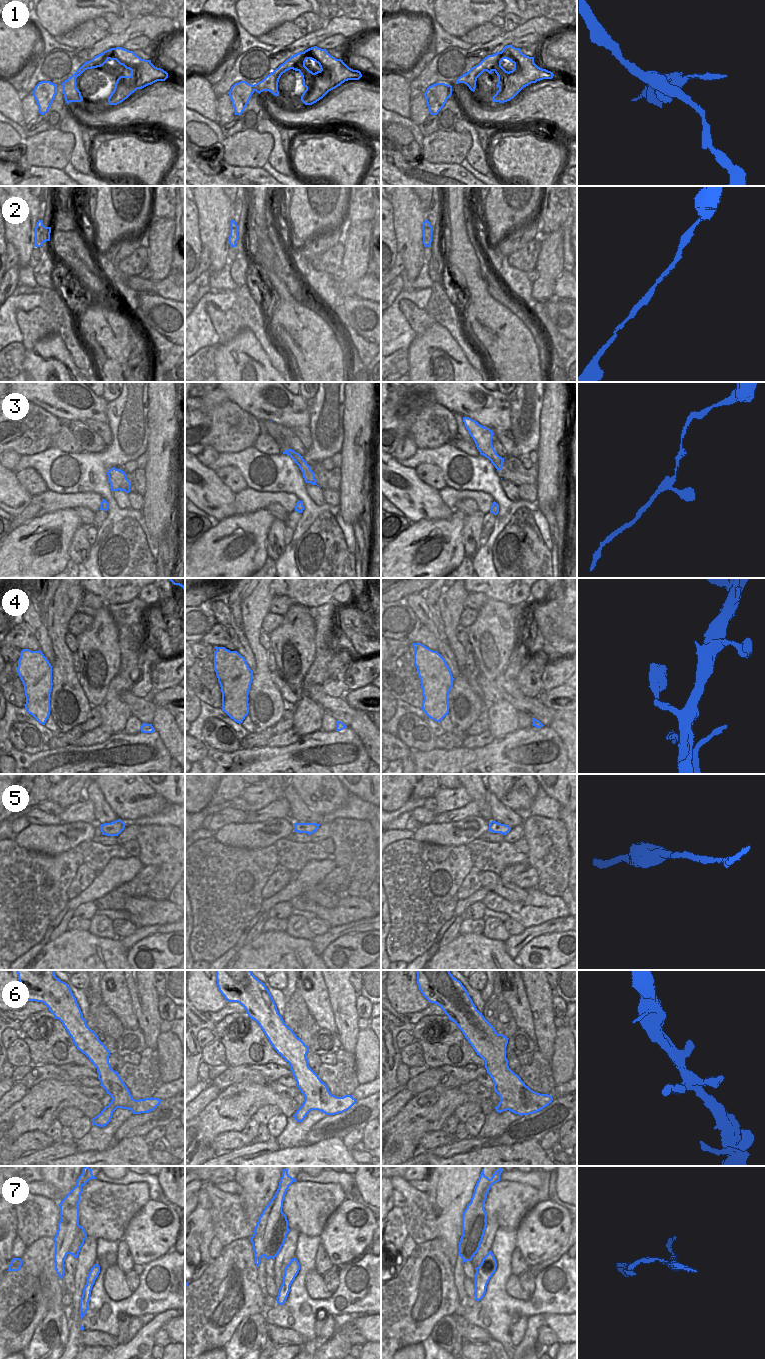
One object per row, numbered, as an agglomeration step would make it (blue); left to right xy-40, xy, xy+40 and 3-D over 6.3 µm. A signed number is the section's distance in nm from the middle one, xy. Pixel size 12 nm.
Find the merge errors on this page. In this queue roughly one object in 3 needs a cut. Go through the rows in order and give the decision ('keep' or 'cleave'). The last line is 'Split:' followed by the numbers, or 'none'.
1: cleave
2: keep
3: keep
4: cleave
5: keep
6: keep
7: cleave
Split: 1, 4, 7

